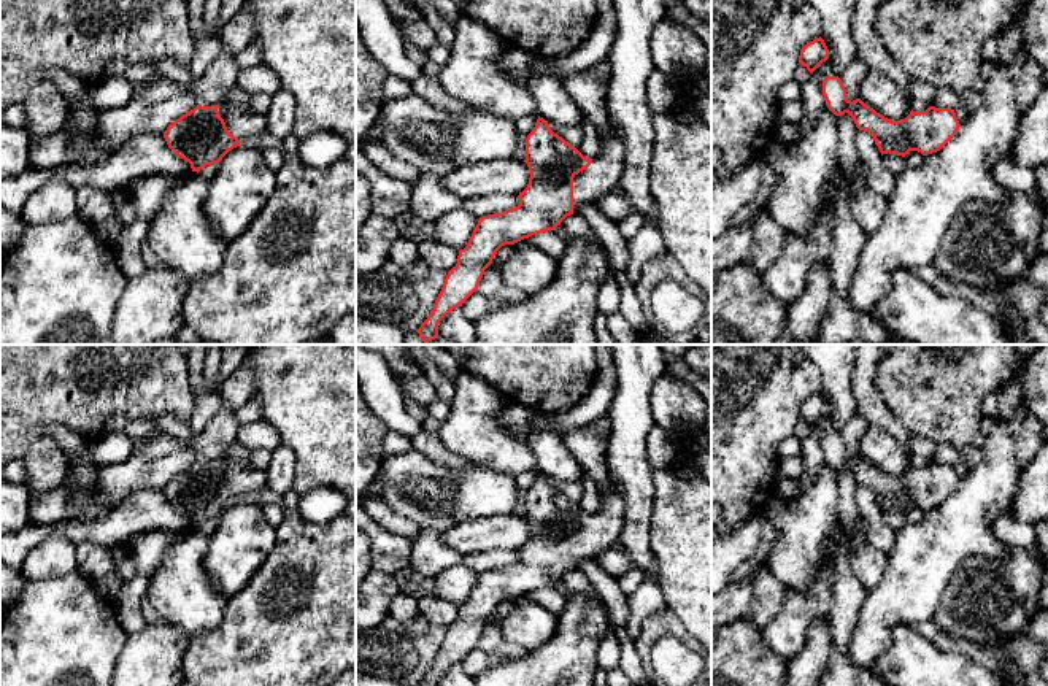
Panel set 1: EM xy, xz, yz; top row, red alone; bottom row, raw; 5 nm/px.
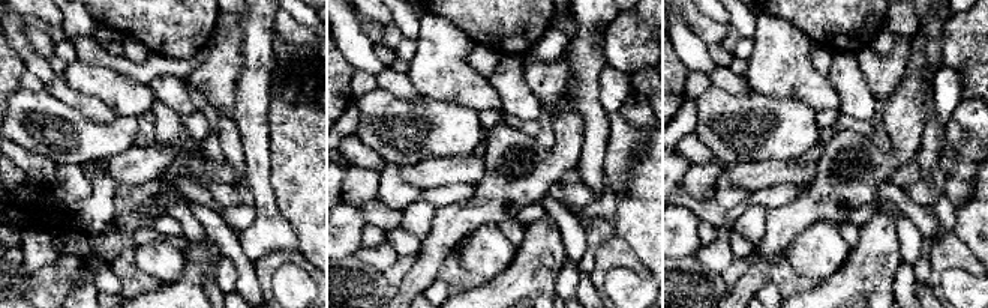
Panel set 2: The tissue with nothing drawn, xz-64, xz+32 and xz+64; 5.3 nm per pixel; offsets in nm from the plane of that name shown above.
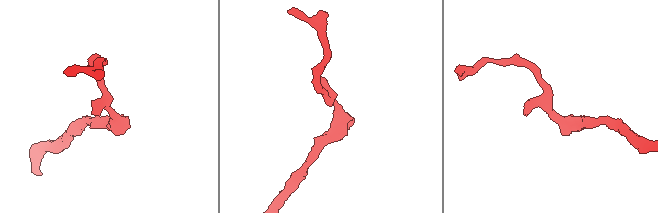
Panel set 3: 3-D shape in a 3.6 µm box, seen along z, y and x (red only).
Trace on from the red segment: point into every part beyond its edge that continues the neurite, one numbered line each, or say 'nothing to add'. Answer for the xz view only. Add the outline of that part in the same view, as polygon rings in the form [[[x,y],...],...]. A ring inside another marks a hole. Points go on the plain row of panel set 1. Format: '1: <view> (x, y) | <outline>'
1: xz (605, 526) | [[[610,476],[610,488],[600,494],[600,508],[573,534],[573,568],[611,549],[622,532],[626,503],[619,484]]]

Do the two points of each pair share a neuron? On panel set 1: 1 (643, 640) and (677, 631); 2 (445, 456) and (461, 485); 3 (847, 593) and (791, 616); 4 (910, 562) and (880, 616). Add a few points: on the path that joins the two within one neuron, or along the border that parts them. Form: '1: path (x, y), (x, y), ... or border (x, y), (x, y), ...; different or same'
1: path (651, 632), (654, 629), (669, 629); same
2: border (418, 450), (434, 462), (454, 469), (472, 464); different
3: border (834, 562), (834, 591), (828, 615); different
4: path (910, 575), (910, 585), (891, 604); same

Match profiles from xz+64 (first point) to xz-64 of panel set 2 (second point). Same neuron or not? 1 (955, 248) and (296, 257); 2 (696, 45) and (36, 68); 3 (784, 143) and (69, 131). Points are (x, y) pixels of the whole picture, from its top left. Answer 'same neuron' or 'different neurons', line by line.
1: same neuron
2: same neuron
3: same neuron

